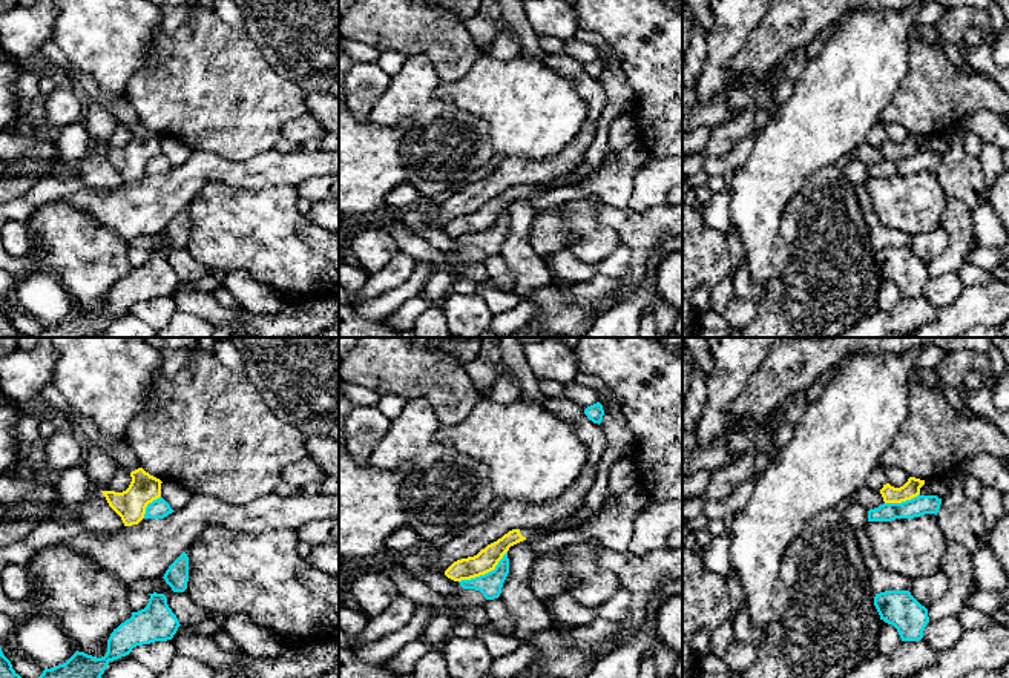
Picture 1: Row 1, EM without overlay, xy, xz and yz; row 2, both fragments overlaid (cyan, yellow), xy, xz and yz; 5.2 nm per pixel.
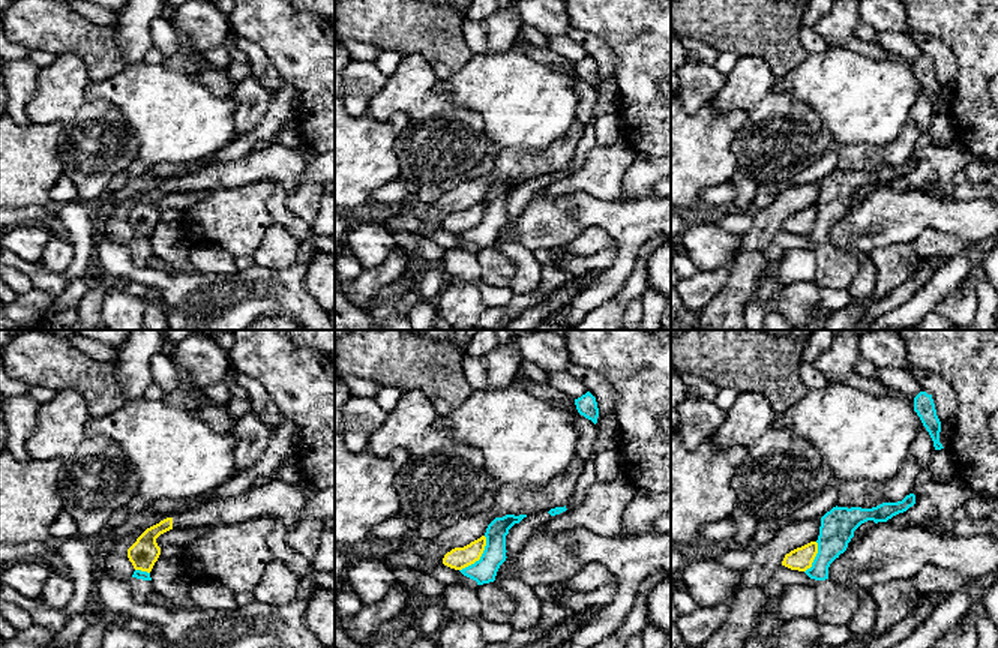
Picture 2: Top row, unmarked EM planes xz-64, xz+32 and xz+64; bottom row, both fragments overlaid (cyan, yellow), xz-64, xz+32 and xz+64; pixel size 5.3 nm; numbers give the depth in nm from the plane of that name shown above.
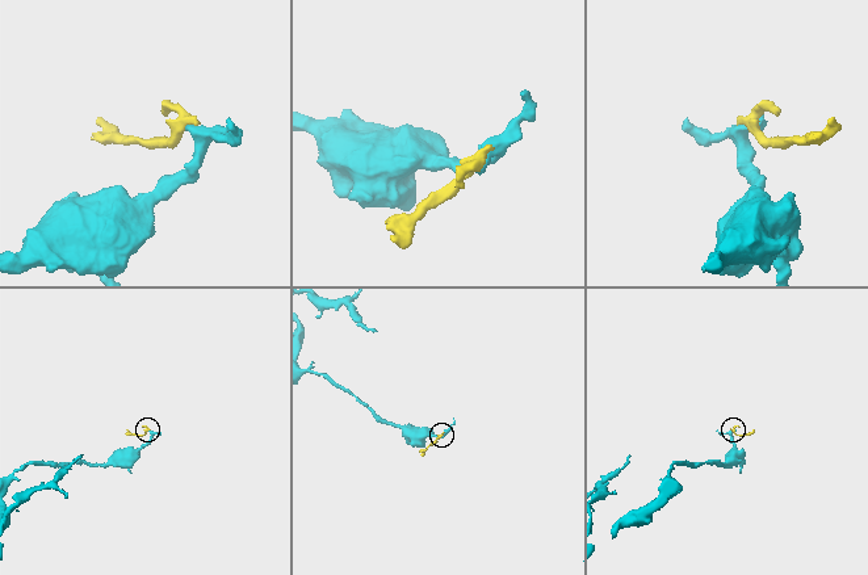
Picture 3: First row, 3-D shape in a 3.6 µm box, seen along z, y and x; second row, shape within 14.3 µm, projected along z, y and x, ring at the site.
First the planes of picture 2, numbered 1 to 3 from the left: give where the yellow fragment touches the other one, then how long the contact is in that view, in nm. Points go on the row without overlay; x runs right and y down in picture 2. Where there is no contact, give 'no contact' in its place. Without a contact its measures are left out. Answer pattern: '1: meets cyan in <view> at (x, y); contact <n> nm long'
1: meets cyan in xz-64 at (143, 236); contact 80 nm long
2: meets cyan in xz+32 at (480, 221); contact 240 nm long
3: meets cyan in xz+64 at (815, 221); contact 180 nm long

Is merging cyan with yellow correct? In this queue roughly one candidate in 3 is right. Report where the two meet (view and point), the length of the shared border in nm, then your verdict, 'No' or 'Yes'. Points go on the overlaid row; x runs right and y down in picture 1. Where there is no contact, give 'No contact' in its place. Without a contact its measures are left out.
Touches cyan at xz (485, 574). Shared border 300 nm. No

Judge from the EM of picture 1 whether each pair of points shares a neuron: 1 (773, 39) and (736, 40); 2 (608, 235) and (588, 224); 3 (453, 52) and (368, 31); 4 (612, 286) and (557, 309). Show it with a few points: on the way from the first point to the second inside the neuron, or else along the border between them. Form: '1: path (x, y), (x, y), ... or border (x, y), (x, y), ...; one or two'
1: border (764, 16), (749, 45), (732, 63), (732, 72); two
2: path (603, 235), (592, 229); one
3: path (431, 31), (390, 31); one
4: path (598, 287), (581, 295), (571, 306); one

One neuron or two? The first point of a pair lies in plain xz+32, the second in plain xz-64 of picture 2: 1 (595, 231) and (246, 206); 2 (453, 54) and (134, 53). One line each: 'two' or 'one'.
1: one
2: two

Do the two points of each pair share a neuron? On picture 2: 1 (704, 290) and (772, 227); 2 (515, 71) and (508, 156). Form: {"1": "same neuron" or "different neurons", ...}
{"1": "different neurons", "2": "different neurons"}

